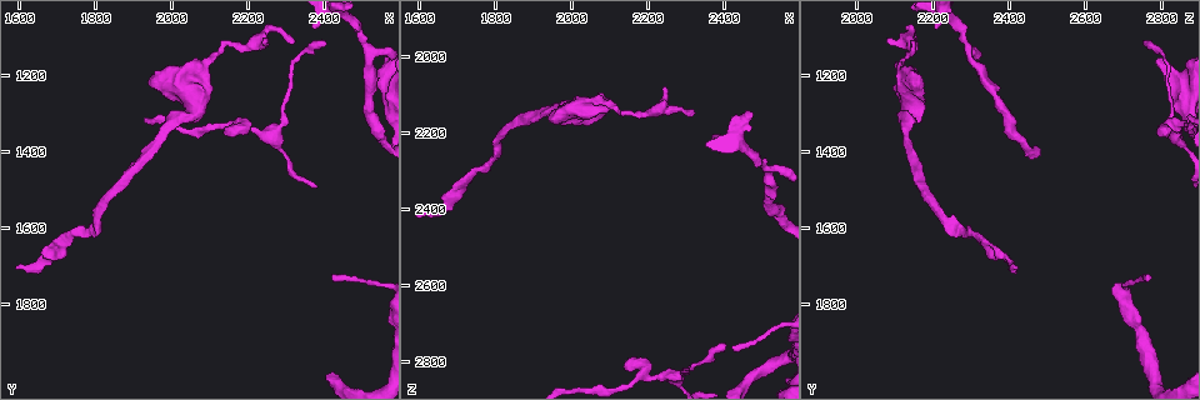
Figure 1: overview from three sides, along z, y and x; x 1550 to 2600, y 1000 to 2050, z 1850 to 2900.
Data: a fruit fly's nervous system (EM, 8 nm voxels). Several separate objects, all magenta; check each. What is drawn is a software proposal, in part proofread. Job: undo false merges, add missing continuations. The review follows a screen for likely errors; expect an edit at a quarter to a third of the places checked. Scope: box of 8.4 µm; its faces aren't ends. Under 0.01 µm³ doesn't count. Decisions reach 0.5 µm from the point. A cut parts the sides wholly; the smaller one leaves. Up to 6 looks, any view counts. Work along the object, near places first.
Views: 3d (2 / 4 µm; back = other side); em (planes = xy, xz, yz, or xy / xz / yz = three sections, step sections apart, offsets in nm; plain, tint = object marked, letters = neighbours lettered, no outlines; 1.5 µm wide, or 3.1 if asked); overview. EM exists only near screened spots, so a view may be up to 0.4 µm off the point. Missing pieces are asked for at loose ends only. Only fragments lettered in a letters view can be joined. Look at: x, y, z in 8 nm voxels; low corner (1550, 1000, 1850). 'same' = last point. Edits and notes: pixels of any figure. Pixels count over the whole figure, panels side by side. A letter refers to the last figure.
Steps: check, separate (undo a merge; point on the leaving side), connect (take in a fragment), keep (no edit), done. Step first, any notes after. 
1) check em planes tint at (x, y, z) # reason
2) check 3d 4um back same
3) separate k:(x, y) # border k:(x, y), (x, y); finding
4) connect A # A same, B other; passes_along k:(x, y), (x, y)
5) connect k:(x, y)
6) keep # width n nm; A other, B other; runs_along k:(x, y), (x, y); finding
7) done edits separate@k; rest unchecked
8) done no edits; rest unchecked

check 3d 4um at (2285, 1320, 2835) # sudden change in width

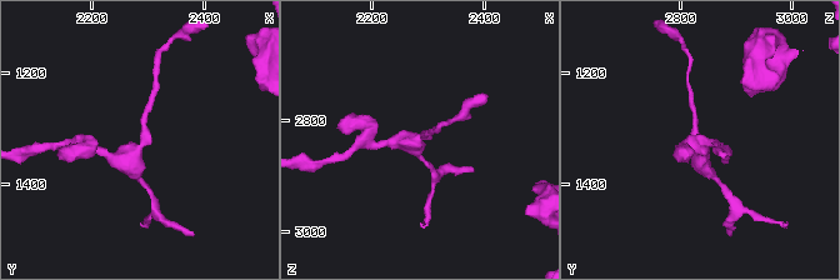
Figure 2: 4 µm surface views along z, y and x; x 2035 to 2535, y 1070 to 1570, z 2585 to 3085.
check em planes letters at (2285, 1310, 2825) # arms 3

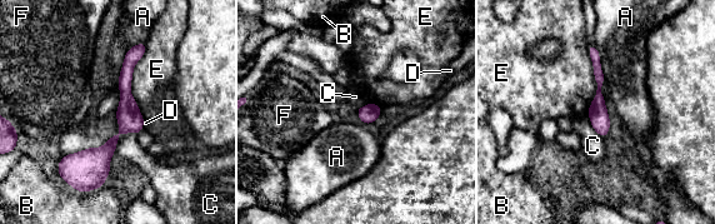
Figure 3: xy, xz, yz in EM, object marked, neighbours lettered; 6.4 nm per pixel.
keep # A other, B other, C other, D other, E other, F other; border 3:(133, 132), (120, 137), (114, 153); all the same cell

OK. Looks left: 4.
check 3d 4um at (2425, 1740, 2765) # branch stops here

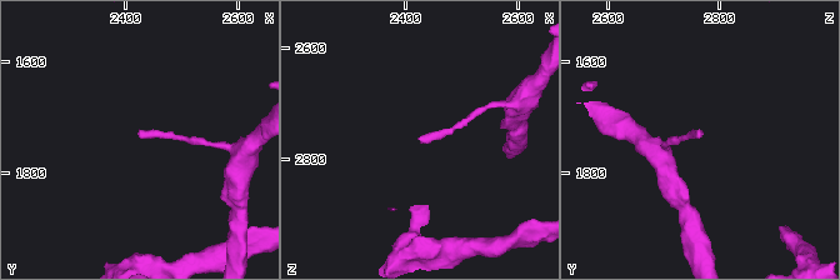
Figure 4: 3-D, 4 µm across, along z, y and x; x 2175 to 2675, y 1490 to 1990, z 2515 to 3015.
check em xy step 8 letters at (2420, 1735, 2765) # need the tissue

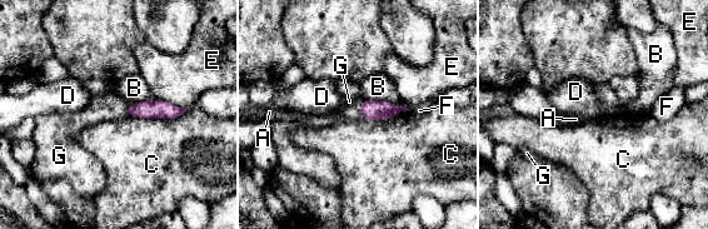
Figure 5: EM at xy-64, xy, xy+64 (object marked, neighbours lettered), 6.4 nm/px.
check em planes letters same # cut it another way

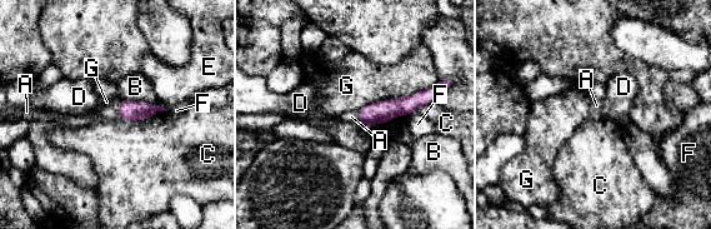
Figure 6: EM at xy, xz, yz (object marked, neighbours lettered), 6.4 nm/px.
connect A # width 130 nm; A same, B other, C other, D other, E other, F other, G other; passes_along 6:(126, 109), (118, 109), (110, 111); it goes on there

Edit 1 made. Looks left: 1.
done edits connect@6; rest unchecked

